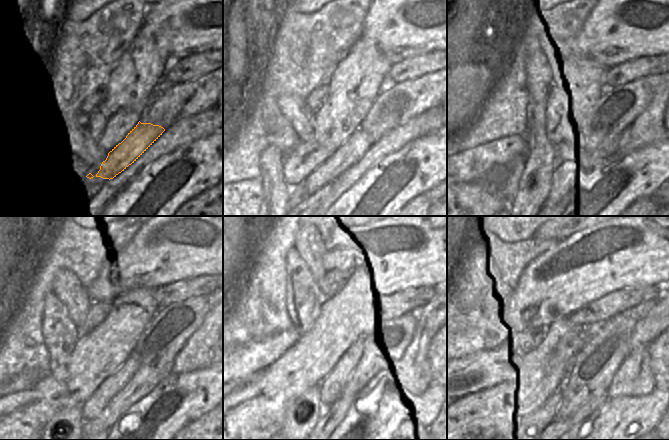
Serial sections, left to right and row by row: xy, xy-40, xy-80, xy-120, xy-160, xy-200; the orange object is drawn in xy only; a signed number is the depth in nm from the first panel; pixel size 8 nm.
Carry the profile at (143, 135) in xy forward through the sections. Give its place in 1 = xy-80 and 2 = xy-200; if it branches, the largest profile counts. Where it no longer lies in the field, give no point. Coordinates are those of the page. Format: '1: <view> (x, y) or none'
1: xy-80 (566, 156)
2: xy-200 (559, 389)

